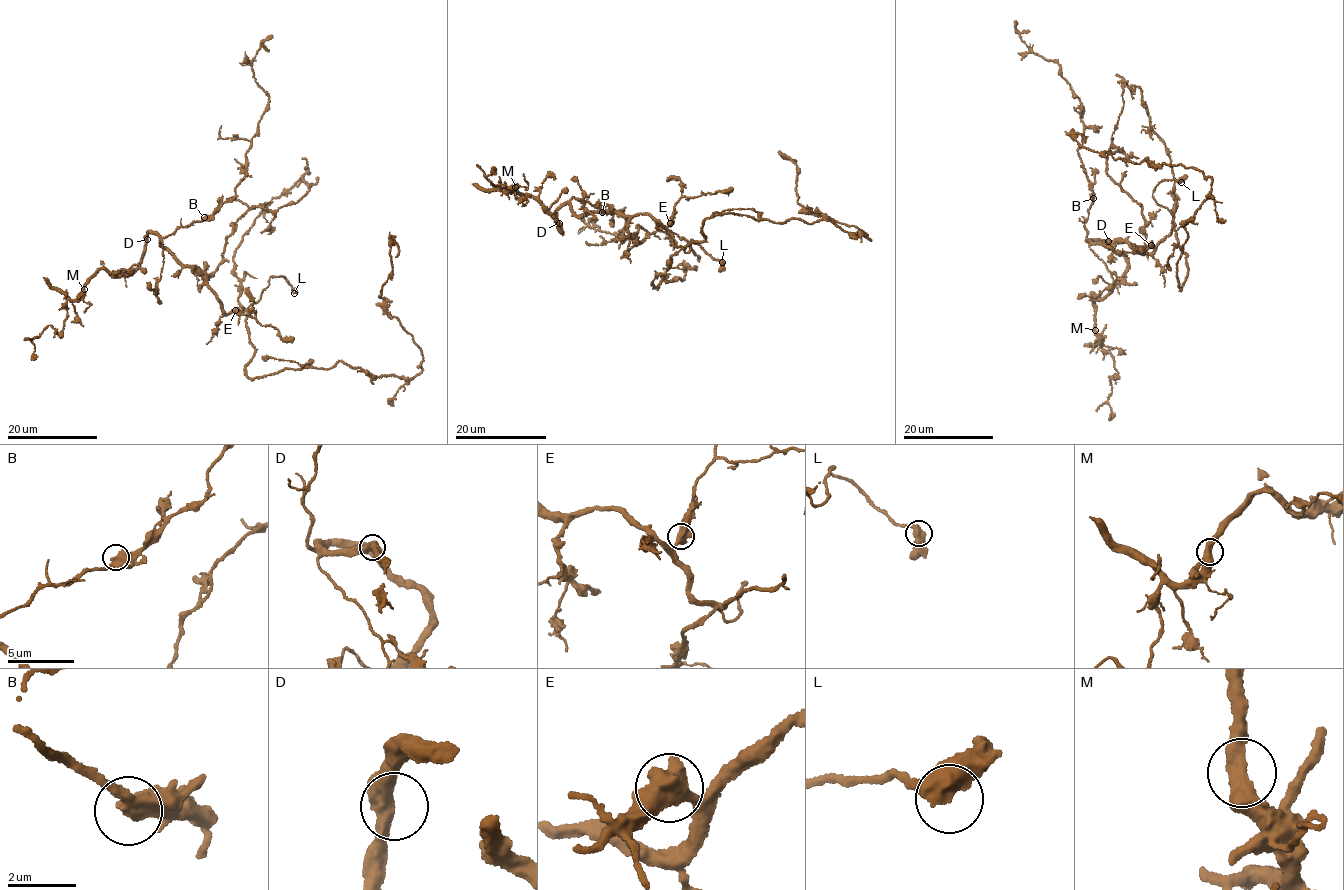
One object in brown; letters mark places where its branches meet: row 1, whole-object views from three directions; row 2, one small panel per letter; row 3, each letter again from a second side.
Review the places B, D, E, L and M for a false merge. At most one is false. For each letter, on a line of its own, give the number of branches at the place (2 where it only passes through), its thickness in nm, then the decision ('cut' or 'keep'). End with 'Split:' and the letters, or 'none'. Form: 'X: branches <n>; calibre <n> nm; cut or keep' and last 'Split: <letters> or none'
B: branches 2; calibre 500 nm; keep
D: branches 2; calibre 500 nm; keep
E: branches 2; calibre 600 nm; keep
L: branches 2; calibre 550 nm; keep
M: branches 2; calibre 500 nm; keep
Split: none

